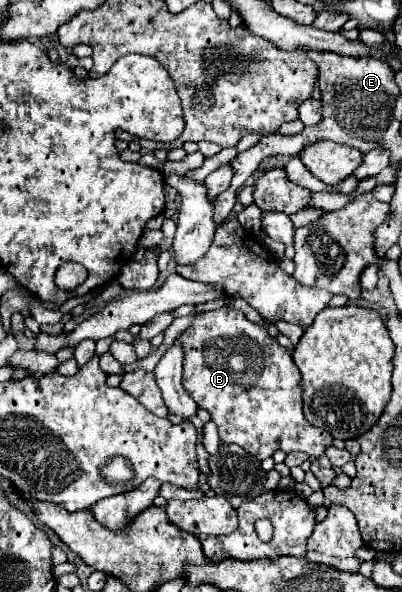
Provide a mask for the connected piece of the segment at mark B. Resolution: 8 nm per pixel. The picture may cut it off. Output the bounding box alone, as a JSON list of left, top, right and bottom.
[178,307,332,461]

